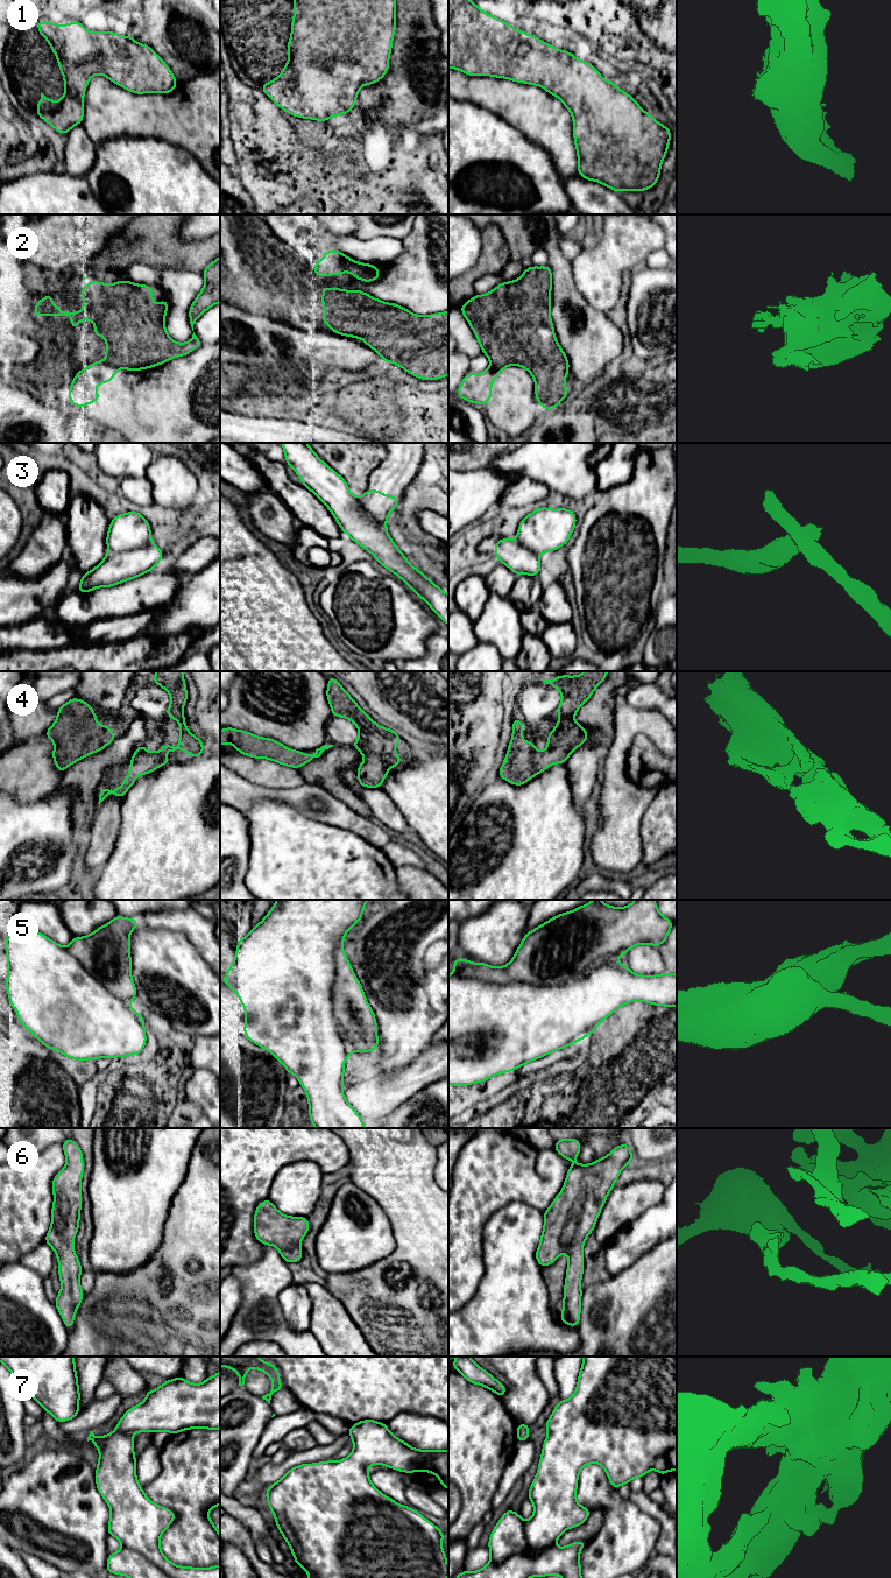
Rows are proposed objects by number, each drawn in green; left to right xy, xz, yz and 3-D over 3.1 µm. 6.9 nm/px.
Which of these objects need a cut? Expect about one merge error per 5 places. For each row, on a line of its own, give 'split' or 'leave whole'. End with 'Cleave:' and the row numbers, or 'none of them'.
1: leave whole
2: split
3: leave whole
4: leave whole
5: split
6: leave whole
7: leave whole
Cleave: 2, 5

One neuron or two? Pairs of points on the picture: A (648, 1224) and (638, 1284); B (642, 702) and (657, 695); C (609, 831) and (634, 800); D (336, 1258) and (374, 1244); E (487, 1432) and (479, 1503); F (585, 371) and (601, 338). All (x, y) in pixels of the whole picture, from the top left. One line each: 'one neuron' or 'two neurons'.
A: two neurons
B: one neuron
C: one neuron
D: one neuron
E: one neuron
F: one neuron

